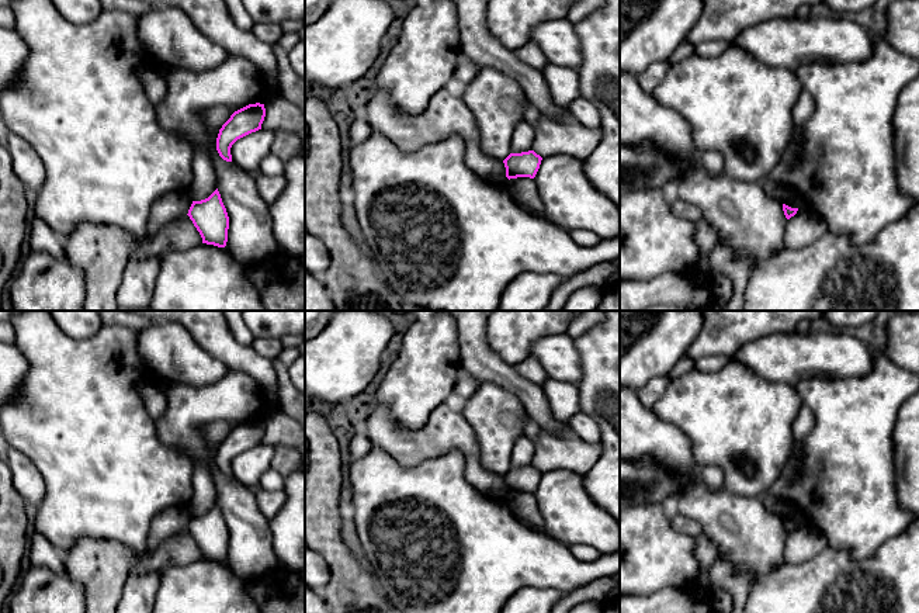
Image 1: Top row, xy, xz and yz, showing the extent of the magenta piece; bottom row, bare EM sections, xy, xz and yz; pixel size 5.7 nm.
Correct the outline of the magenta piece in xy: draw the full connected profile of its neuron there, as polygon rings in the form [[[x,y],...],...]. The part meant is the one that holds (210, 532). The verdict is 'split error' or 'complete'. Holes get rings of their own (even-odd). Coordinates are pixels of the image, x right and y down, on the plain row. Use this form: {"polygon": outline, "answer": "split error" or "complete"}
{"polygon": [[[218,503],[205,515],[193,516],[188,529],[202,553],[202,558],[225,562],[229,531]]], "answer": "complete"}

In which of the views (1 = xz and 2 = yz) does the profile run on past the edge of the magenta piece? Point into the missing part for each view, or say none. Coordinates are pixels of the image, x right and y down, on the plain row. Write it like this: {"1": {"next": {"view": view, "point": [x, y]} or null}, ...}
{"1": {"next": null}, "2": {"next": null}}

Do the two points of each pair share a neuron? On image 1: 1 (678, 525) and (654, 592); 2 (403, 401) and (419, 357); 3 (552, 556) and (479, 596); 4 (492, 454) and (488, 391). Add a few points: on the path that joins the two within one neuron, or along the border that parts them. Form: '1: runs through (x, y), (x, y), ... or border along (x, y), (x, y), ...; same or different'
1: border along (669, 509), (670, 525), (693, 539); different
2: runs through (411, 390), (419, 380), (419, 369); same
3: runs through (534, 558), (517, 558), (498, 578); same
4: runs through (492, 439), (491, 407); same

